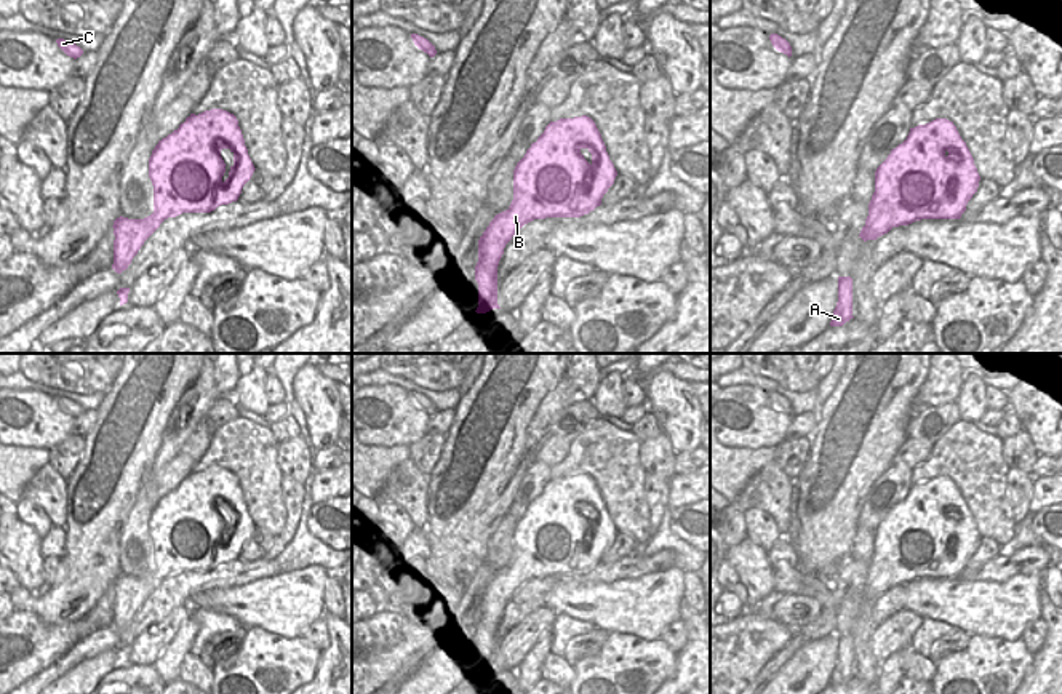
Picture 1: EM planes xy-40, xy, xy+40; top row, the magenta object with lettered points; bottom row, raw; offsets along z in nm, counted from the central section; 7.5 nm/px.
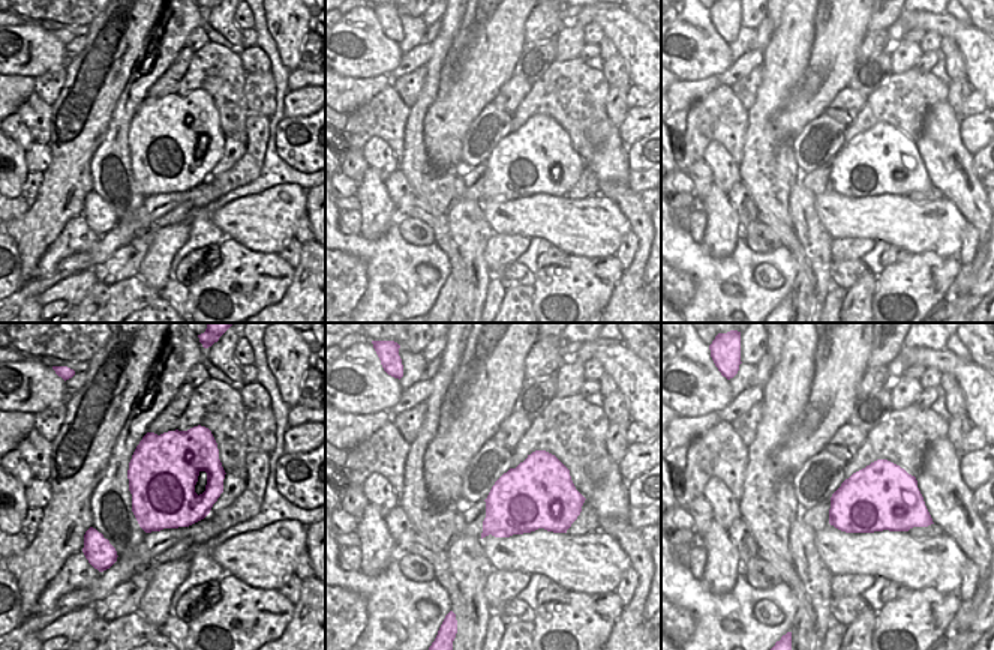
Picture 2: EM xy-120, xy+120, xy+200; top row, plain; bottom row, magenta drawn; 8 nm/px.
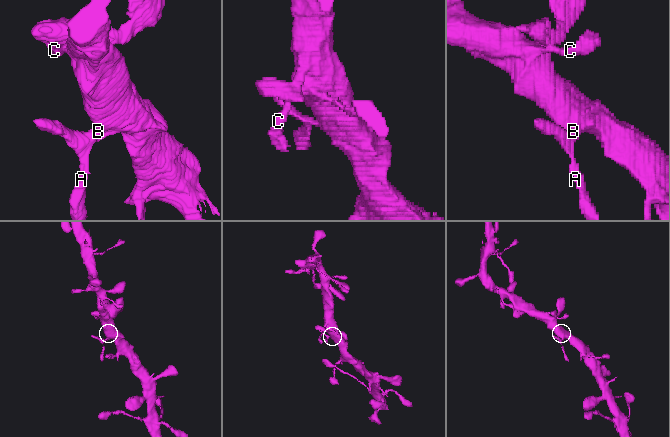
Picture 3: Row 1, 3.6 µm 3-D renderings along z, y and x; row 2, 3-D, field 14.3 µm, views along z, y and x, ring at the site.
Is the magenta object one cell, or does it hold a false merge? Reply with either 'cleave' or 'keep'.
keep

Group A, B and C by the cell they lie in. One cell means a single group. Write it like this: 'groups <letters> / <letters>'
groups A B C

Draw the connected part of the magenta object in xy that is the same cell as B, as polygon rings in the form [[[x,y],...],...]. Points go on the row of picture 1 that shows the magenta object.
[[[587,117],[550,122],[513,170],[513,200],[478,240],[477,313],[501,309],[497,265],[505,245],[528,222],[581,217],[601,205],[617,171],[595,122]]]

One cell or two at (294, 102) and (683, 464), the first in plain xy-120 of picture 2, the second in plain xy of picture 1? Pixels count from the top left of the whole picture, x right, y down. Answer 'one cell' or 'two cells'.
two cells

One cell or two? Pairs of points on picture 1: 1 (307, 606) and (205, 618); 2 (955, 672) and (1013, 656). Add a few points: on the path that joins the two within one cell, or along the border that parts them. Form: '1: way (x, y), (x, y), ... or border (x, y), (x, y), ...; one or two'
1: border (199, 606), (231, 614), (242, 624); two
2: way (970, 672), (987, 672), (998, 666); one

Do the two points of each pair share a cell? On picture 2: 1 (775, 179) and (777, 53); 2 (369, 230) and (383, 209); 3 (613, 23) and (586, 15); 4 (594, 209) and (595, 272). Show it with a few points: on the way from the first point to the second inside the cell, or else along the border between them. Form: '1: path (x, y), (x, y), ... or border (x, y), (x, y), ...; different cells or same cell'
1: path (765, 147), (763, 108), (775, 84); same cell
2: path (374, 225), (378, 213); same cell
3: border (598, 15), (592, 20); different cells
4: border (570, 254), (613, 255); different cells

